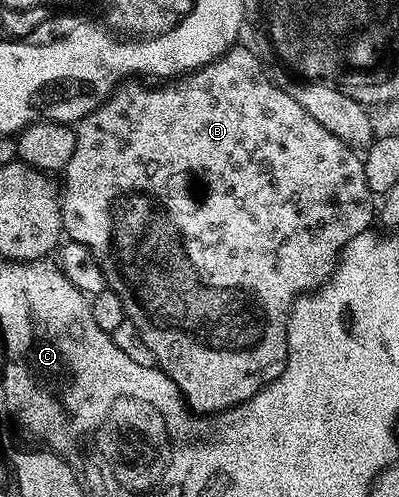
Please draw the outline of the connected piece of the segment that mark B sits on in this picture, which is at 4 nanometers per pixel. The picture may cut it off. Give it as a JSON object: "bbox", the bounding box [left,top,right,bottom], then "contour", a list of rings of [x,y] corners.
{"bbox":[61,47,377,415],"contour":[[[232,47],[205,67],[166,83],[120,84],[106,101],[74,126],[77,148],[61,181],[64,234],[84,244],[92,253],[92,259],[104,275],[106,288],[112,289],[123,301],[124,318],[141,331],[141,339],[149,343],[158,368],[171,376],[187,408],[195,415],[231,409],[257,395],[257,391],[283,374],[287,362],[287,320],[291,318],[295,300],[304,293],[315,292],[327,282],[339,264],[343,248],[357,235],[368,232],[377,217],[376,202],[369,183],[365,183],[362,156],[337,139],[337,135],[325,131],[297,99],[275,85],[252,48],[239,48]]]}

